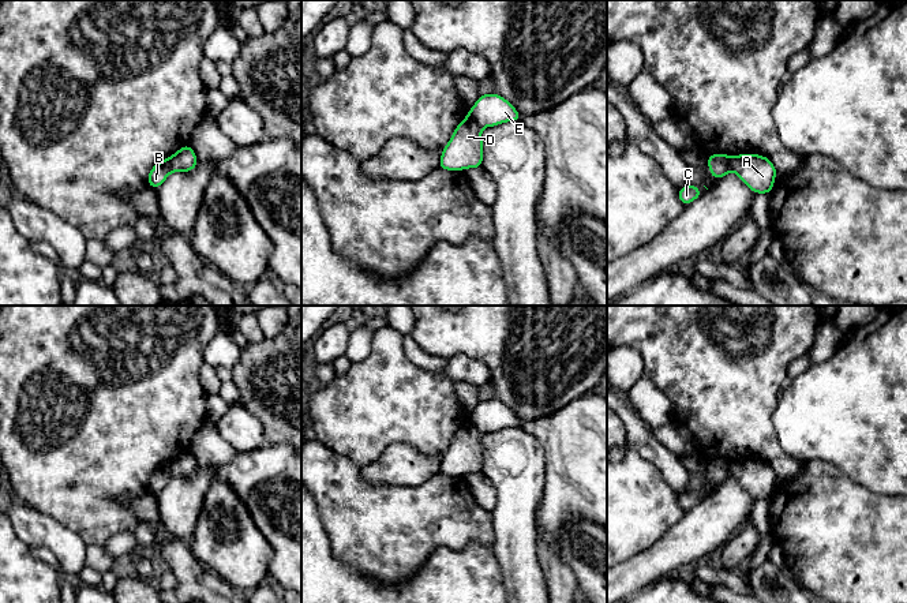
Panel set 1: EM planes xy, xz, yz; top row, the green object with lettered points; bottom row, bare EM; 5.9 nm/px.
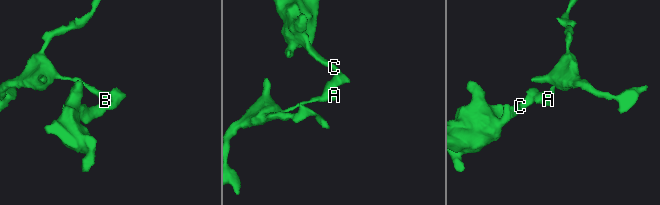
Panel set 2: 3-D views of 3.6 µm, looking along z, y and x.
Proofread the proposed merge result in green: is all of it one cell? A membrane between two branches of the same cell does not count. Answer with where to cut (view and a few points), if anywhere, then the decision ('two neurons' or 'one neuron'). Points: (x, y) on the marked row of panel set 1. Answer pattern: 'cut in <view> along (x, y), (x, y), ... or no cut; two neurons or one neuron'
cut in xz along (468, 113), (482, 127); two neurons

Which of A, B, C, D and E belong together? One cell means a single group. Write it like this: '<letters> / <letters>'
A B D / C E

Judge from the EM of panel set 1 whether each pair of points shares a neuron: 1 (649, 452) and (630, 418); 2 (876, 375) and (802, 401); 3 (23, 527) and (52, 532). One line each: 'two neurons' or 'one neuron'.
1: one neuron
2: one neuron
3: one neuron

